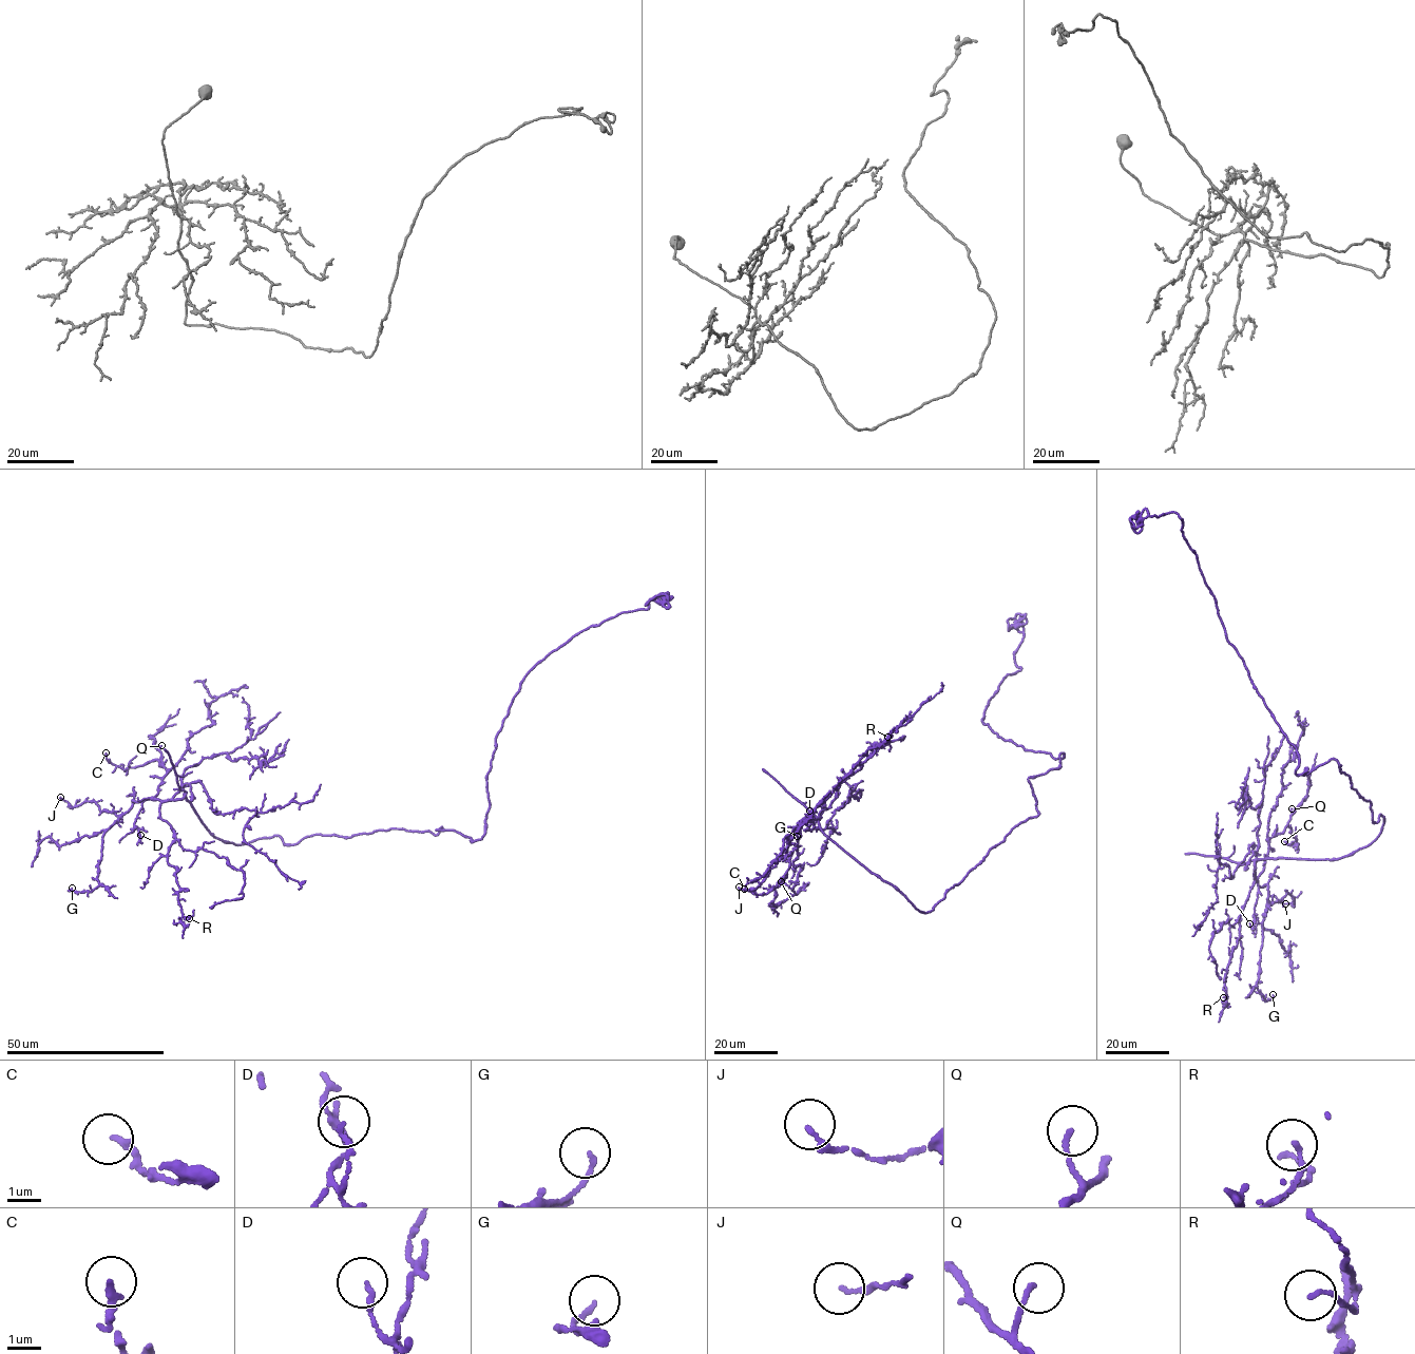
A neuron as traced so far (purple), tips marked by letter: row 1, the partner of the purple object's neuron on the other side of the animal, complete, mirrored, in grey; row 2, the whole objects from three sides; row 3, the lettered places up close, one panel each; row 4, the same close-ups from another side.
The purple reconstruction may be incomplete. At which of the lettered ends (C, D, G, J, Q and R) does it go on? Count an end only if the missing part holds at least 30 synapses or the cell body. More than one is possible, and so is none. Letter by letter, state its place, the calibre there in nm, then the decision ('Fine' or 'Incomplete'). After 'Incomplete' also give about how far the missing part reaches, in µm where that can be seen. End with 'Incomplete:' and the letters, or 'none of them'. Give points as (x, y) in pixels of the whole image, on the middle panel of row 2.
C: Place: (744, 889). Thickness 200 nm. Fine
D: Place: (809, 811). Thickness 120 nm. Fine
G: Place: (797, 836). Thickness 140 nm. Fine
J: Place: (739, 887). Thickness 180 nm. Fine
Q: Place: (781, 881). Thickness 120 nm. Fine
R: Place: (887, 737). Thickness 110 nm. Fine
Incomplete: none of them

